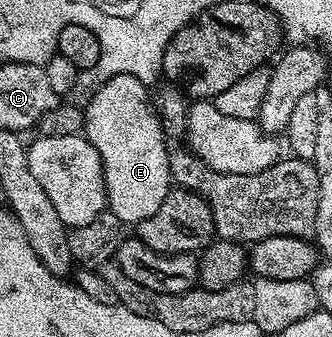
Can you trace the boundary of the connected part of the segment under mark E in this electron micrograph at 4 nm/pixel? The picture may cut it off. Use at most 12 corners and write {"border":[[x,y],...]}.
{"border":[[97,85],[84,135],[124,226],[160,210],[171,149],[151,89]]}

